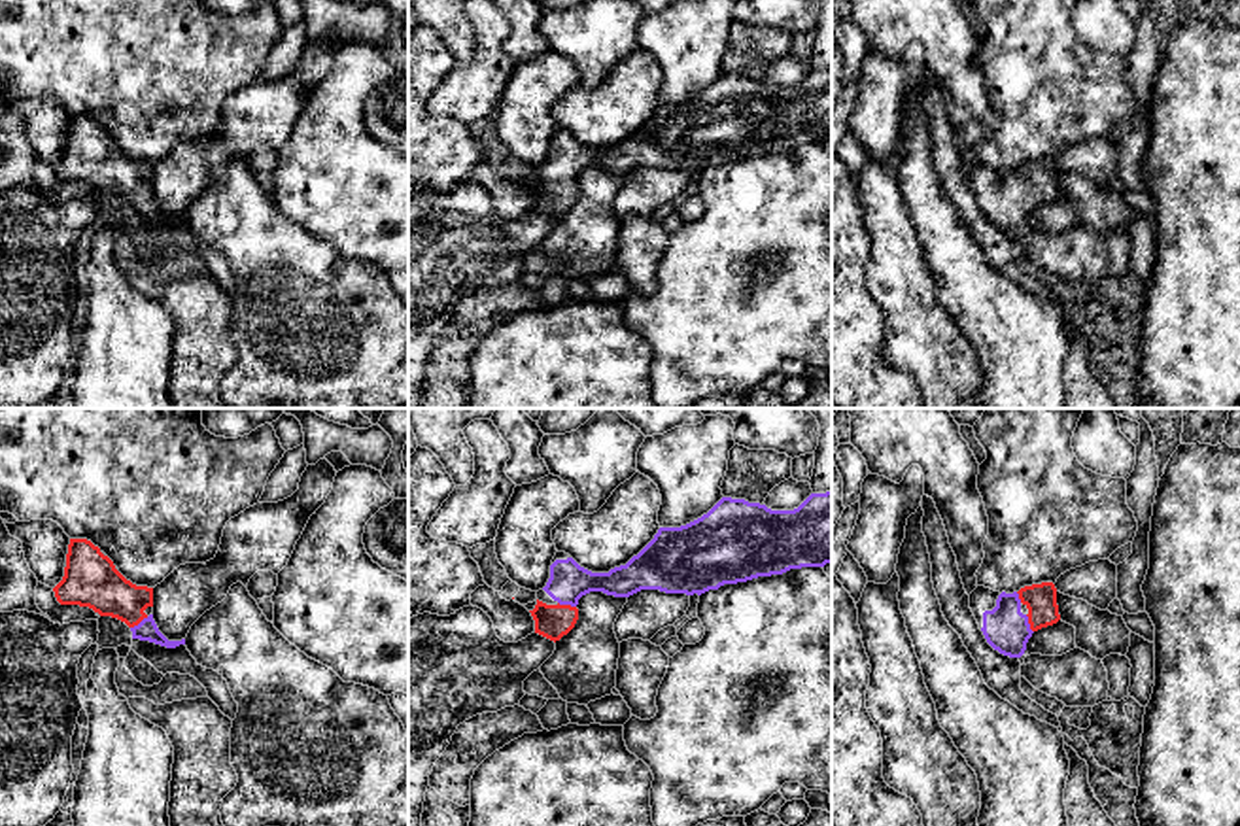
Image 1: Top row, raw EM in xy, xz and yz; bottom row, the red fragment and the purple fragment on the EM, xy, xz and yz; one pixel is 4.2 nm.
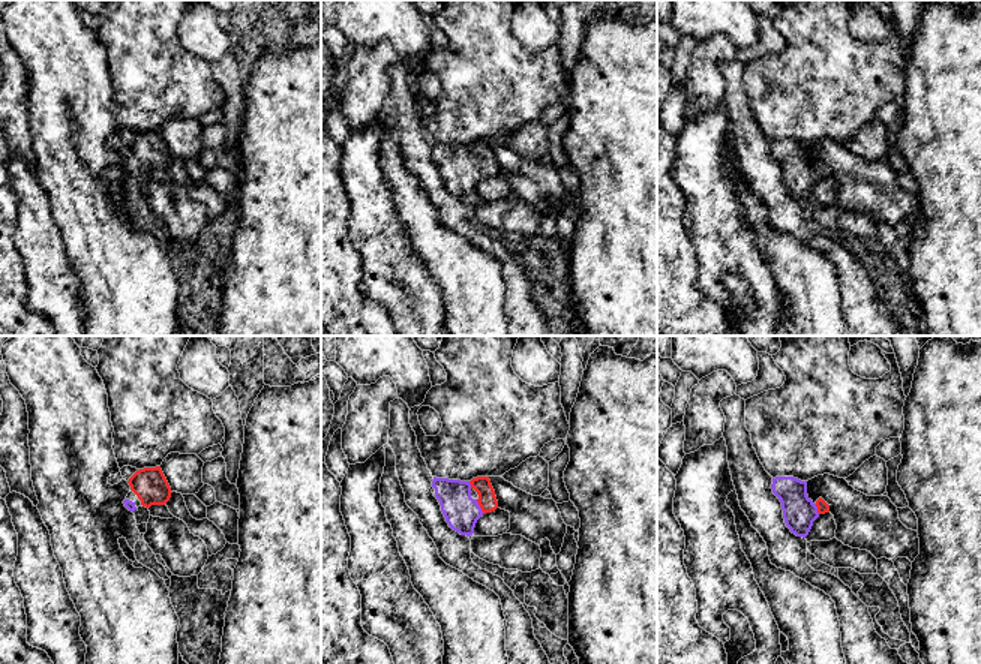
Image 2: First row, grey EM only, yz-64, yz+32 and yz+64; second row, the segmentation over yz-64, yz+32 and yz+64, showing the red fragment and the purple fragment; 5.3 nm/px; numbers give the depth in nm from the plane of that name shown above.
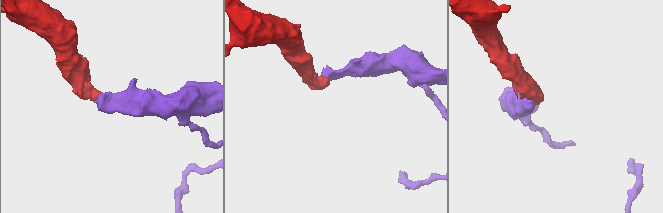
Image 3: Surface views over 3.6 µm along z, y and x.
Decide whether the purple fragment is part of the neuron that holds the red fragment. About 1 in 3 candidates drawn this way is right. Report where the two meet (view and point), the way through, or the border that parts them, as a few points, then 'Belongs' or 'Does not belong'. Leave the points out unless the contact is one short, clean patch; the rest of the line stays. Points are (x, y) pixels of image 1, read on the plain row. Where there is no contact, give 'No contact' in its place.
Touches red at xz (568, 182). Path across: xz (551, 197), (568, 182), (568, 159). Belongs

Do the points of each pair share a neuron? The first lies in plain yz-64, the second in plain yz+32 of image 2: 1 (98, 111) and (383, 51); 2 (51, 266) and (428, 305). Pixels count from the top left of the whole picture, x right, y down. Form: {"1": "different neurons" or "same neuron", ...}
{"1": "different neurons", "2": "same neuron"}

